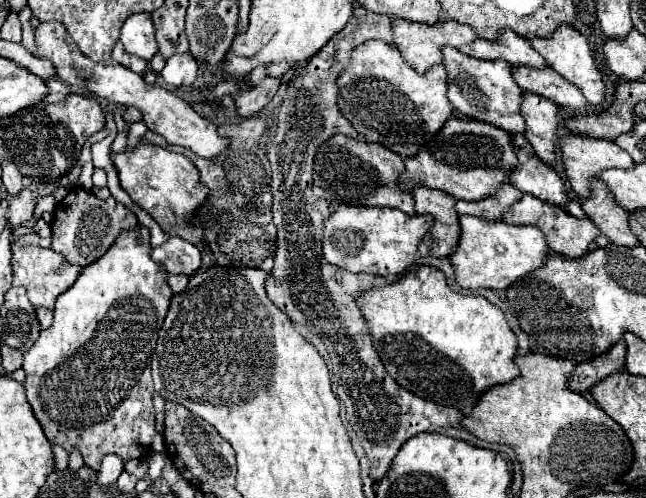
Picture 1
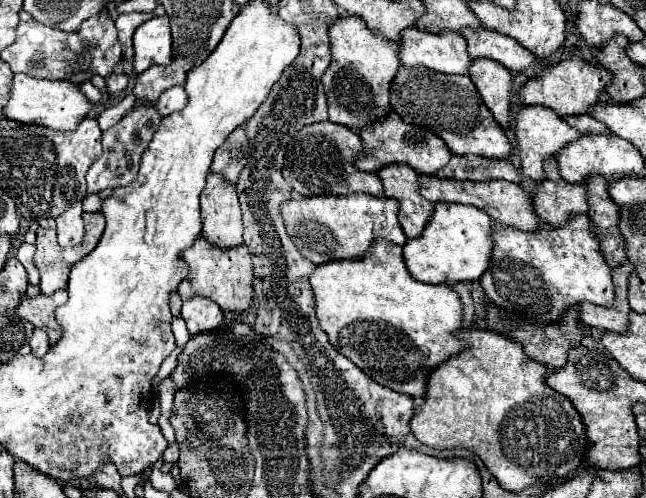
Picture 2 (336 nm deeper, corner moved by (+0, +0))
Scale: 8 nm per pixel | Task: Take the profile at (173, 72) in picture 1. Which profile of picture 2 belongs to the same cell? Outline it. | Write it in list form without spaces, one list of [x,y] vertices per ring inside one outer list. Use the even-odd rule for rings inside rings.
[[[182,85],[180,87],[172,87],[172,89],[168,89],[168,91],[164,91],[160,95],[156,107],[158,107],[158,111],[162,115],[168,115],[168,113],[174,113],[174,111],[180,111],[188,103],[186,97],[188,95],[186,95],[186,89]]]

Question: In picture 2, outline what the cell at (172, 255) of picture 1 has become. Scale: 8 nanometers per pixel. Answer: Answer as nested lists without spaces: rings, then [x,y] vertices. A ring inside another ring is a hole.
[[[192,297],[182,301],[182,317],[188,325],[190,335],[200,331],[212,331],[224,325],[222,309],[206,297]]]

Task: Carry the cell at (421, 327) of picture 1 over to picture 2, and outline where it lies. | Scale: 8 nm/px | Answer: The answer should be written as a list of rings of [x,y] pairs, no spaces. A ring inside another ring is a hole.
[[[380,239],[372,245],[372,255],[366,259],[330,261],[318,265],[310,275],[310,283],[316,295],[316,317],[320,319],[320,327],[328,333],[330,343],[370,379],[396,393],[424,399],[428,375],[432,375],[440,363],[460,355],[468,347],[454,335],[462,327],[464,319],[460,295],[448,285],[424,285],[416,281],[406,269],[402,247],[394,243]]]

